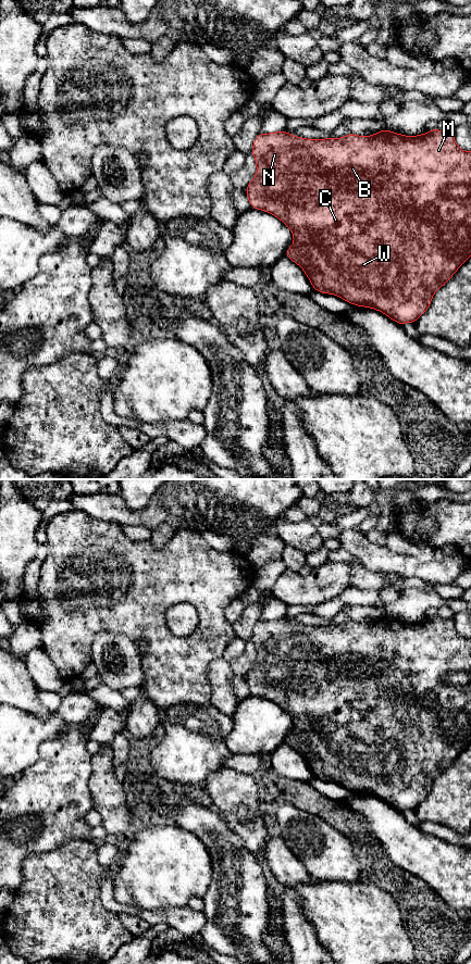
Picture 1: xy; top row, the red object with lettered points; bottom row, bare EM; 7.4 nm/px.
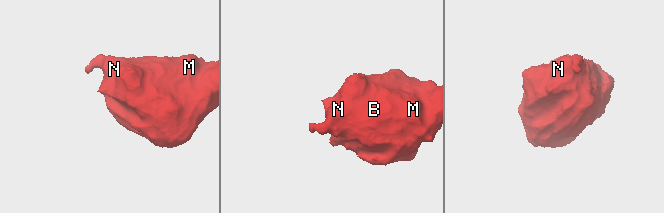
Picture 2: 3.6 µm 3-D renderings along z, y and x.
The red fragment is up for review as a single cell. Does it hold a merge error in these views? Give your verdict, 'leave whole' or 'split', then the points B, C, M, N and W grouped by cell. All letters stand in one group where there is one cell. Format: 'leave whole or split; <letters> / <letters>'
leave whole; B C M N W

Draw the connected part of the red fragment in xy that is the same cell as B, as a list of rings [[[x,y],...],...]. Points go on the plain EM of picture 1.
[[[437,614],[426,621],[405,623],[385,615],[371,623],[349,619],[342,625],[307,626],[282,617],[258,621],[251,641],[257,658],[246,674],[250,694],[276,703],[292,717],[294,730],[285,742],[302,755],[315,778],[337,783],[356,793],[374,796],[400,812],[414,810],[429,796],[433,781],[471,743],[471,638],[463,638],[457,633],[453,618],[444,619]]]

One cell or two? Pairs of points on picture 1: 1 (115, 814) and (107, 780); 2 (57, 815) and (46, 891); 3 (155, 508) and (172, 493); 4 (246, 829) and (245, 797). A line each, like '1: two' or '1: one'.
1: one
2: two
3: one
4: one

